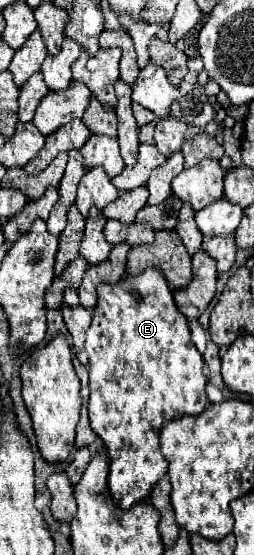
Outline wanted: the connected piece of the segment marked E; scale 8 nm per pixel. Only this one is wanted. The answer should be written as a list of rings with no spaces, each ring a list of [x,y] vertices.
[[[147,267],[131,275],[125,273],[117,283],[97,285],[97,305],[93,309],[93,323],[87,329],[89,355],[89,419],[91,429],[103,439],[109,457],[109,489],[115,505],[129,509],[143,501],[153,485],[167,473],[167,461],[159,445],[159,429],[165,421],[181,415],[199,415],[207,407],[203,357],[189,339],[189,325],[173,301],[161,269]]]

